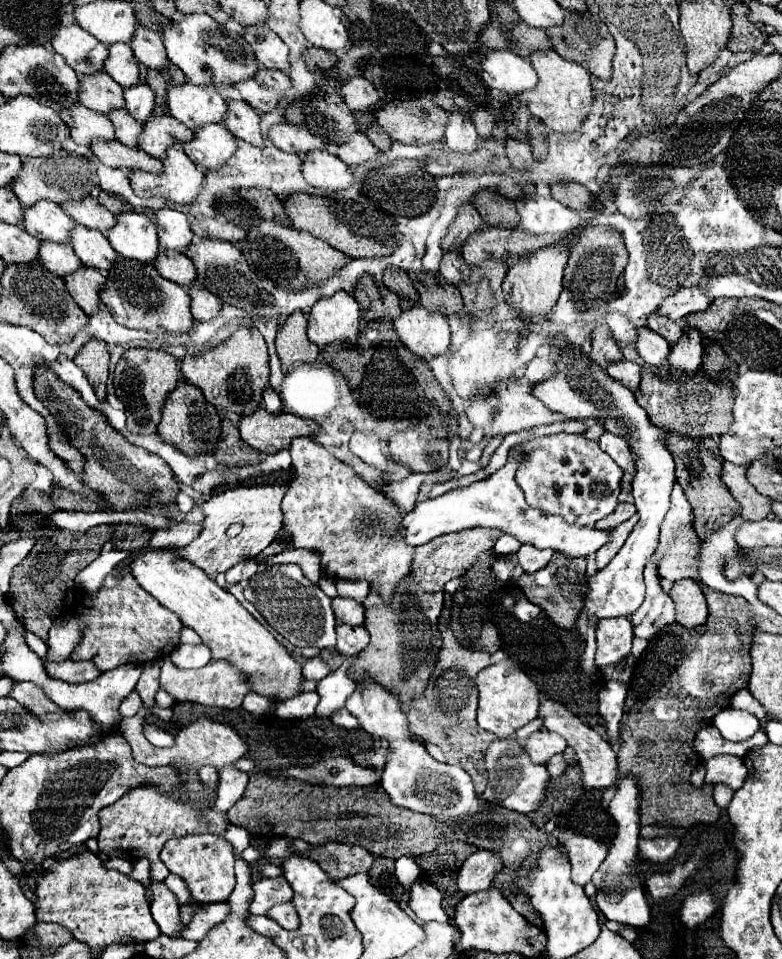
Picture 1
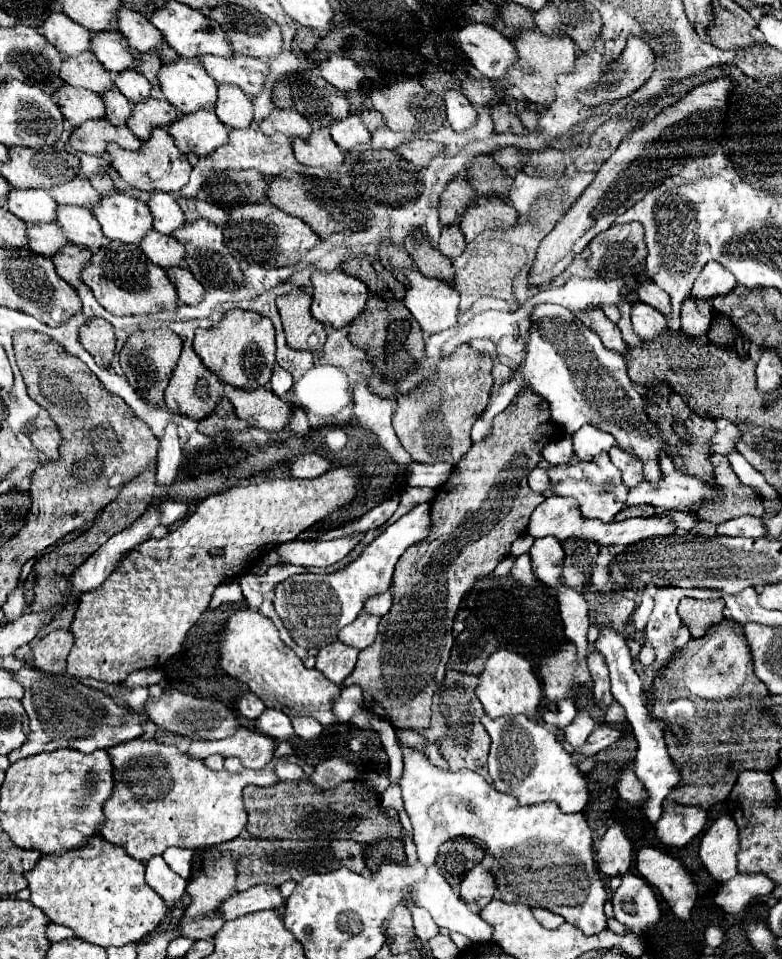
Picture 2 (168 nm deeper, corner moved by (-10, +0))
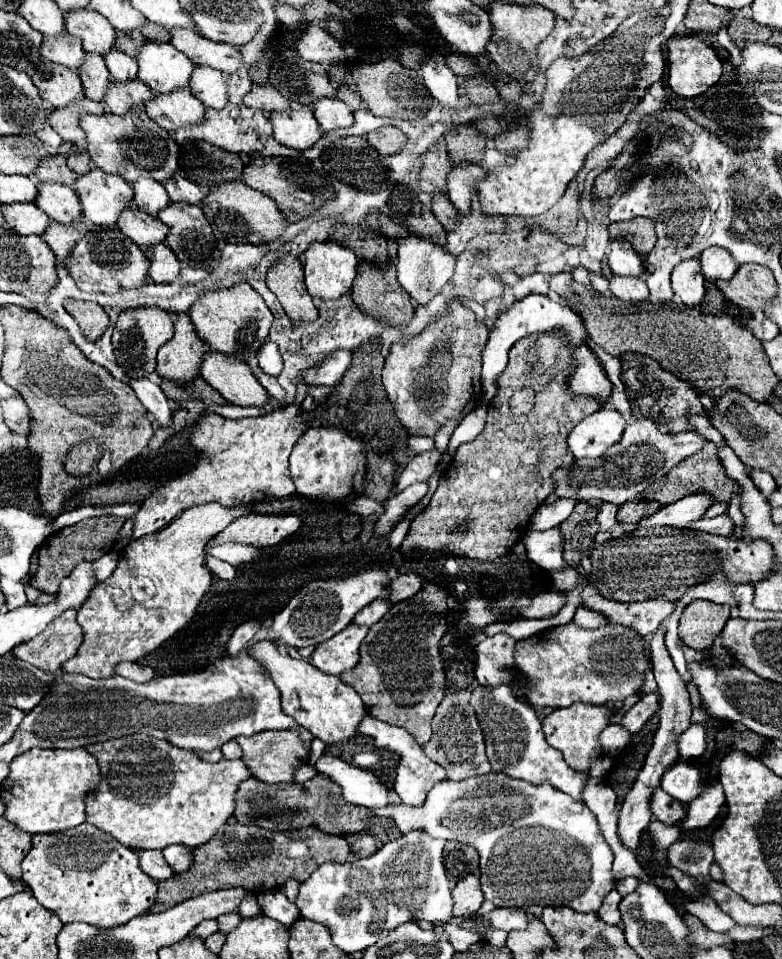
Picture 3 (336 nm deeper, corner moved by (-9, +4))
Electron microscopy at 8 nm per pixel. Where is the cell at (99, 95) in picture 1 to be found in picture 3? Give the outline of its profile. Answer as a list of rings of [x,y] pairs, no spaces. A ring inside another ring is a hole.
[[[64,34],[62,38],[44,38],[42,56],[54,64],[66,66],[70,70],[78,70],[84,62],[86,52],[82,50],[82,42],[78,38]]]

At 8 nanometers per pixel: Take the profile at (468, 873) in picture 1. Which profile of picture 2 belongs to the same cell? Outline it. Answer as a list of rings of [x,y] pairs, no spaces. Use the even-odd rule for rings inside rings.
[[[481,864],[469,870],[469,874],[463,878],[459,886],[459,896],[467,904],[475,904],[479,908],[485,908],[493,900],[493,892],[495,892],[495,886],[493,886],[491,872],[487,872]]]

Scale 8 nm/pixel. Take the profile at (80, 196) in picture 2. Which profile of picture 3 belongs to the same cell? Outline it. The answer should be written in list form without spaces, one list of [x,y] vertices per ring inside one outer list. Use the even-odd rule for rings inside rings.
[[[54,154],[50,160],[42,162],[42,166],[36,170],[36,178],[38,178],[38,182],[58,182],[58,184],[72,186],[78,176],[76,176],[76,172],[72,172],[66,166],[64,156]]]

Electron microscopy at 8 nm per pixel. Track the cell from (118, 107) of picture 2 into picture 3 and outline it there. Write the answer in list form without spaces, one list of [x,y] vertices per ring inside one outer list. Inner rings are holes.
[[[86,54],[86,62],[84,62],[82,70],[78,70],[78,74],[82,78],[86,98],[90,98],[94,102],[102,102],[112,84],[112,76],[106,70],[104,58],[96,56],[96,54]]]

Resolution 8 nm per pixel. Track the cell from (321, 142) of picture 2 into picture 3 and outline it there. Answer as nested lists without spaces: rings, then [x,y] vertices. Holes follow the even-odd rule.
[[[292,108],[288,112],[270,114],[270,120],[274,126],[276,140],[282,146],[294,148],[298,152],[312,148],[322,138],[322,130],[308,108],[298,108],[298,110]]]

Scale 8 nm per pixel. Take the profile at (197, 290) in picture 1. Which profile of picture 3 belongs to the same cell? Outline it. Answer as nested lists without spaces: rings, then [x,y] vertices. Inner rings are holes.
[[[166,244],[150,246],[150,250],[144,250],[144,254],[150,260],[150,278],[154,282],[170,284],[180,278],[180,262]]]

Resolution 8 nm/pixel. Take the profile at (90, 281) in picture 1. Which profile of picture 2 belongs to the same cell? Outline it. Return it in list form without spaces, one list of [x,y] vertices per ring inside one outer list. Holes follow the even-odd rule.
[[[75,244],[63,246],[63,250],[53,258],[53,264],[57,268],[57,274],[71,286],[79,286],[81,282],[81,270],[91,258],[91,250]]]

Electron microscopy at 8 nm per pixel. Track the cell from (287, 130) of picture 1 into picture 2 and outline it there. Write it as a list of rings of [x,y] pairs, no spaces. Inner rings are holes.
[[[275,108],[263,122],[261,122],[261,130],[263,134],[275,134],[281,132],[285,136],[309,136],[311,134],[311,126],[309,122],[295,110],[295,108]]]

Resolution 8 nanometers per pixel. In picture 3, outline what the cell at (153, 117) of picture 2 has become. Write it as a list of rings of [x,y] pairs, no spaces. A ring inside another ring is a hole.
[[[136,80],[136,82],[114,82],[114,86],[110,86],[110,94],[106,96],[104,108],[110,114],[124,116],[124,114],[128,114],[128,110],[132,110],[132,106],[146,104],[152,98],[154,98],[154,92],[140,80]]]

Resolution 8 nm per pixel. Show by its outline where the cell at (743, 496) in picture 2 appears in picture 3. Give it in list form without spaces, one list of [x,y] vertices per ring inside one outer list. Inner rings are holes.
[[[712,442],[706,444],[706,448],[702,448],[698,454],[694,454],[694,456],[682,460],[678,466],[674,466],[668,472],[664,484],[656,492],[650,492],[646,498],[658,500],[664,506],[664,504],[676,502],[688,494],[698,494],[698,492],[708,492],[712,502],[726,502],[726,504],[730,504],[734,496],[740,496],[740,484],[724,474],[724,466],[718,460],[718,448]]]

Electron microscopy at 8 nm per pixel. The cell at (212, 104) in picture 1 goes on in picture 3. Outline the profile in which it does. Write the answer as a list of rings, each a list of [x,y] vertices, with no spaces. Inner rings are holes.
[[[146,42],[140,48],[136,60],[140,66],[138,78],[160,94],[188,88],[192,72],[196,68],[194,62],[174,46],[158,42]]]

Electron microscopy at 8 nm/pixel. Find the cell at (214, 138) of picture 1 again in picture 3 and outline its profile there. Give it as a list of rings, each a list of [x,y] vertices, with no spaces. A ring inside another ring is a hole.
[[[176,90],[174,94],[156,94],[154,102],[146,102],[146,114],[164,130],[174,132],[184,126],[204,124],[204,104],[192,96],[190,90]]]

